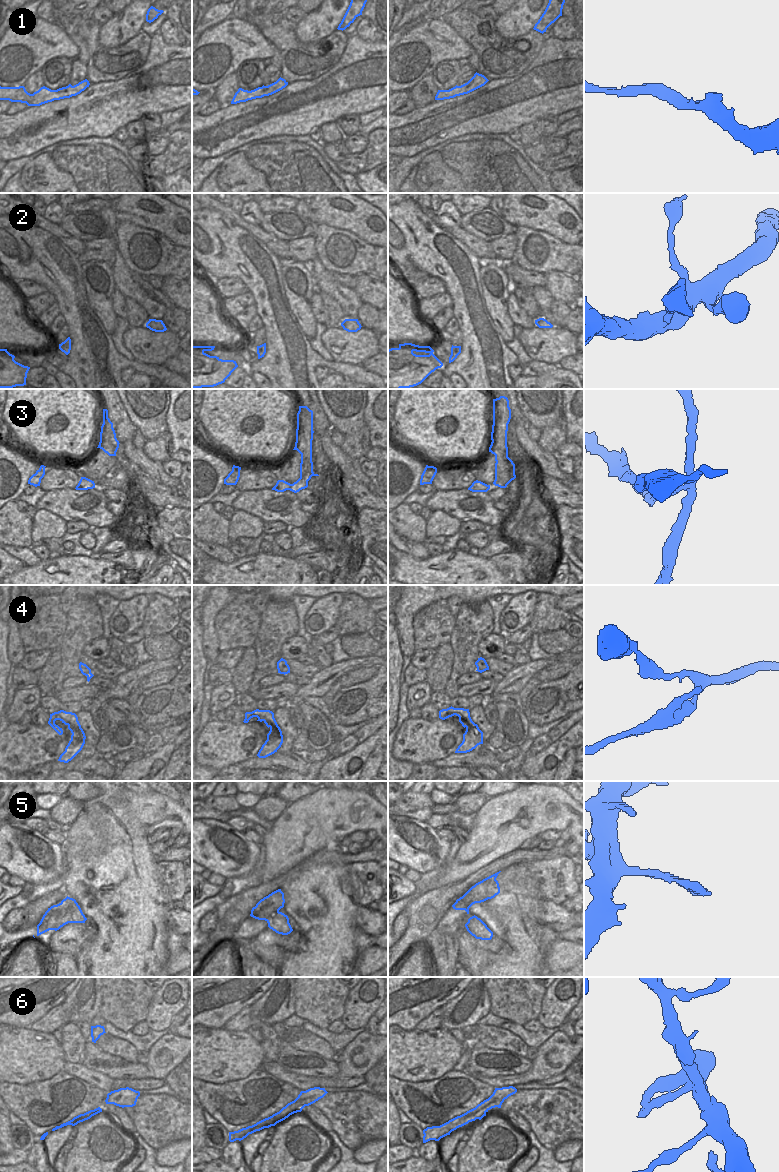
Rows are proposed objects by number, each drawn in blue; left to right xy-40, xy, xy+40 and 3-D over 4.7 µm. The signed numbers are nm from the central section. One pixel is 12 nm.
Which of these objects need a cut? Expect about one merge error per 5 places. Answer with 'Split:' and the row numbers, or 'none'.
Split: 3

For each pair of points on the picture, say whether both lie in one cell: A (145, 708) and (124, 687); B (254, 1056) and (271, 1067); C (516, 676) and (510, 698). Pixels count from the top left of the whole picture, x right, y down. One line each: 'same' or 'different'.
A: different
B: different
C: different

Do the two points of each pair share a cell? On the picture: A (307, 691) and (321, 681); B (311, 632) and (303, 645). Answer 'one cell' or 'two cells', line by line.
A: one cell
B: two cells

